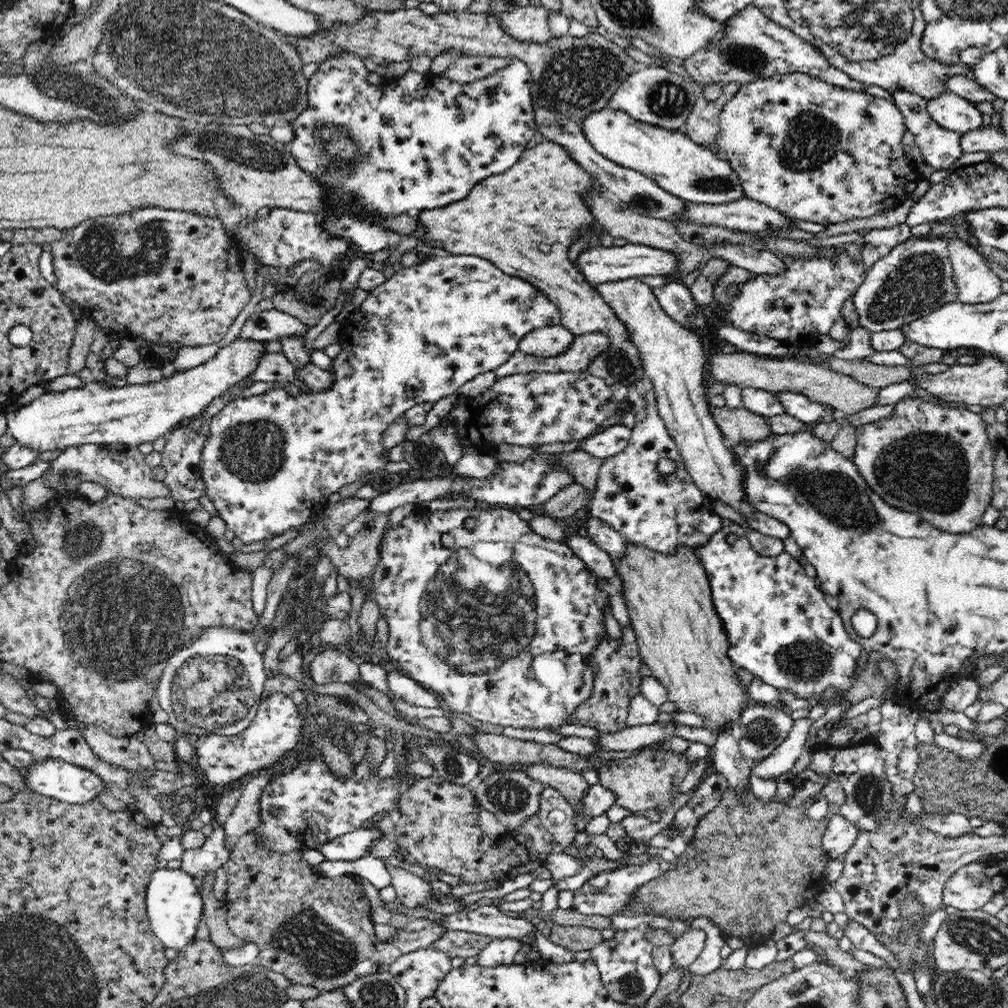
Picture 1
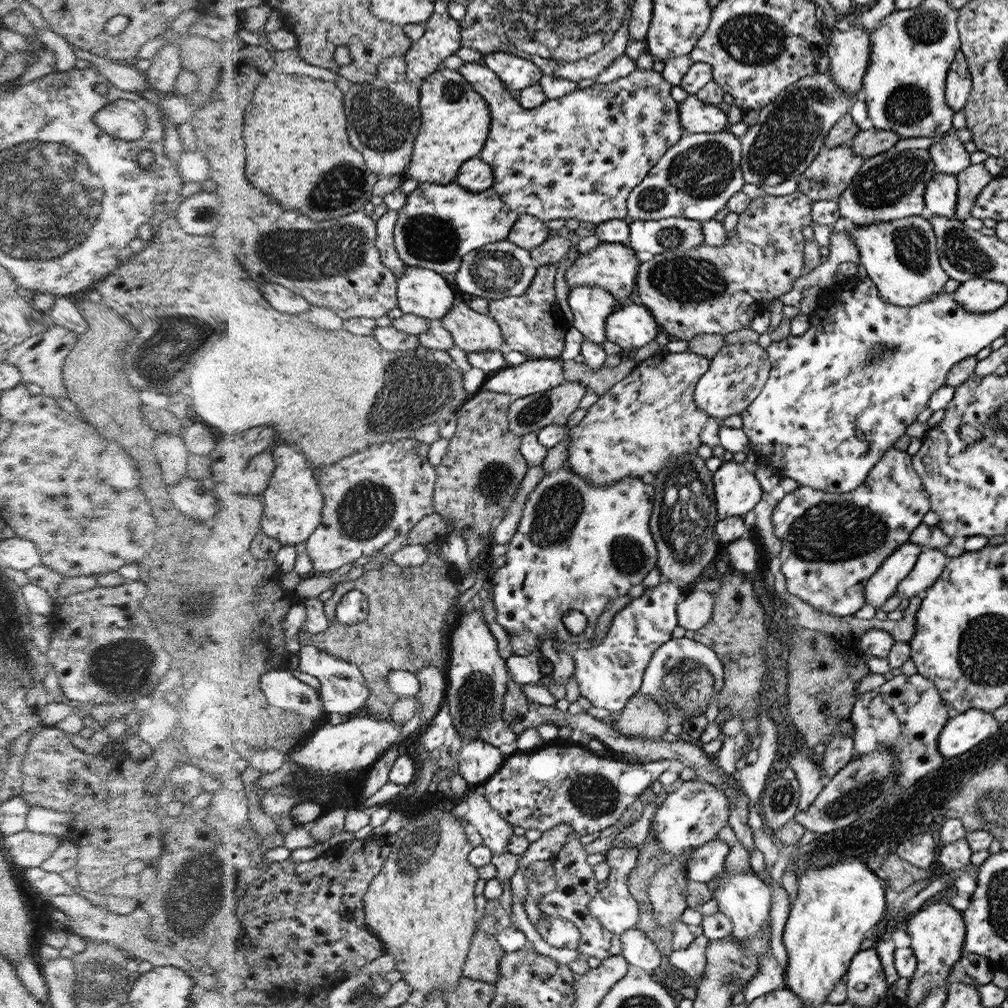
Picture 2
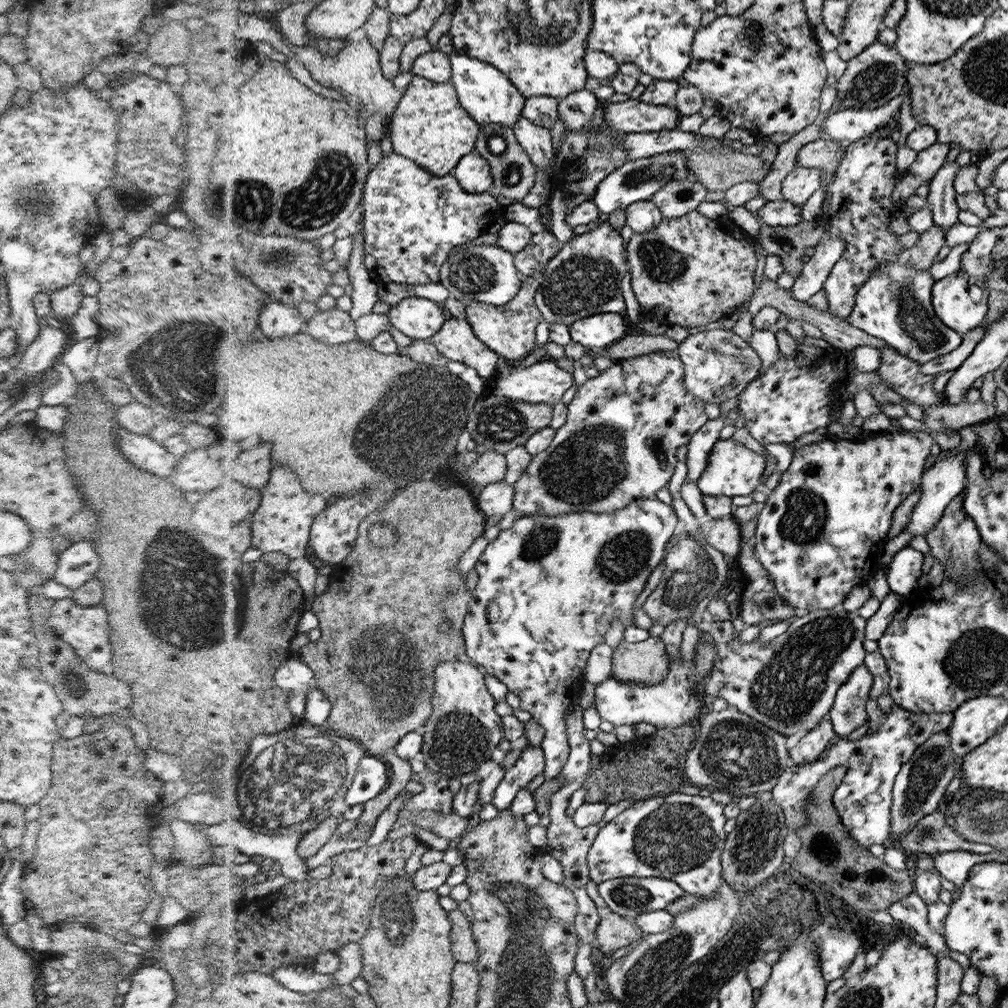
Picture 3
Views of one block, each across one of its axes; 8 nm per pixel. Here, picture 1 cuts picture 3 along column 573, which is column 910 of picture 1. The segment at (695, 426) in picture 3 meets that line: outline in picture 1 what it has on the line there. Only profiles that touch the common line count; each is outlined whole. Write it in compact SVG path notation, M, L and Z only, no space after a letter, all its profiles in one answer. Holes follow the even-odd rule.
M917 396L904 398L892 407L894 407L894 416L892 418L882 418L882 420L876 420L876 422L870 422L870 424L862 424L855 428L856 450L854 450L852 461L856 464L856 468L859 469L866 483L870 485L870 489L882 497L888 504L906 512L913 512L944 532L962 535L974 531L975 528L983 524L982 516L984 516L986 508L991 504L994 476L995 453L990 440L986 436L986 425L984 425L982 417L969 409L942 407L936 405L936 402L924 401Z

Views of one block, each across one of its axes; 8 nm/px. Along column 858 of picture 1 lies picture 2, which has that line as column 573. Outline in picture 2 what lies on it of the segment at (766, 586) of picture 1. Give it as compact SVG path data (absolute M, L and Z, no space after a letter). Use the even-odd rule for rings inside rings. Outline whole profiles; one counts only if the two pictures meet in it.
M663 579L658 586L648 589L640 598L633 598L625 608L617 612L610 624L608 634L600 643L592 640L580 644L554 643L554 649L567 652L574 658L575 671L573 674L576 674L580 694L592 703L592 707L607 709L616 716L636 696L636 692L641 690L642 674L645 674L644 670L647 670L646 666L649 666L648 660L653 658L654 650L658 650L664 643L668 643L668 640L673 639L672 633L679 626L678 600L680 598L682 594L680 594L679 586Z

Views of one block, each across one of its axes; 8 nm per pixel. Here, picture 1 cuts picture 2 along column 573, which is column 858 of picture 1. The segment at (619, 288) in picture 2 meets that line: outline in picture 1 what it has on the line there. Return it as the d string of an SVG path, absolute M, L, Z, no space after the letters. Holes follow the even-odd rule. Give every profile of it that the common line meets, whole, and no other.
M776 254L784 263L786 270L782 274L753 274L748 282L739 285L739 294L729 302L728 323L751 332L764 334L774 340L801 343L809 336L828 335L833 322L841 315L842 304L853 296L855 290L864 282L866 271L862 262L852 262L848 254L840 254L834 258L790 258Z

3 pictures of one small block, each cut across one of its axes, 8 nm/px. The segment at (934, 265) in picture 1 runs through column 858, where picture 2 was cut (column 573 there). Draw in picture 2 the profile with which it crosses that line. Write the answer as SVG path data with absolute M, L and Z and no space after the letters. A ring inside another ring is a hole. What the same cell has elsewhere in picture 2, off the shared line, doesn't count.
M580 285L570 288L568 306L574 316L573 326L586 340L601 345L607 338L605 320L617 307L617 298L599 286Z

